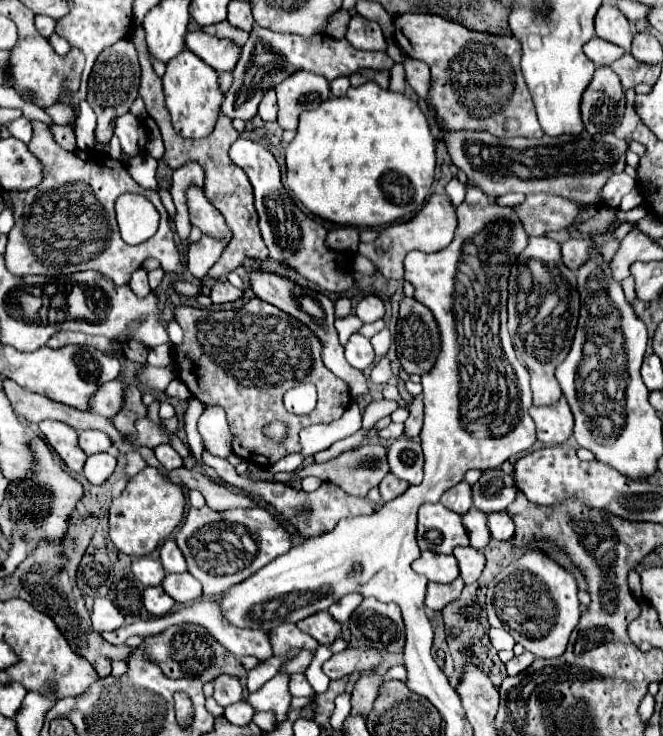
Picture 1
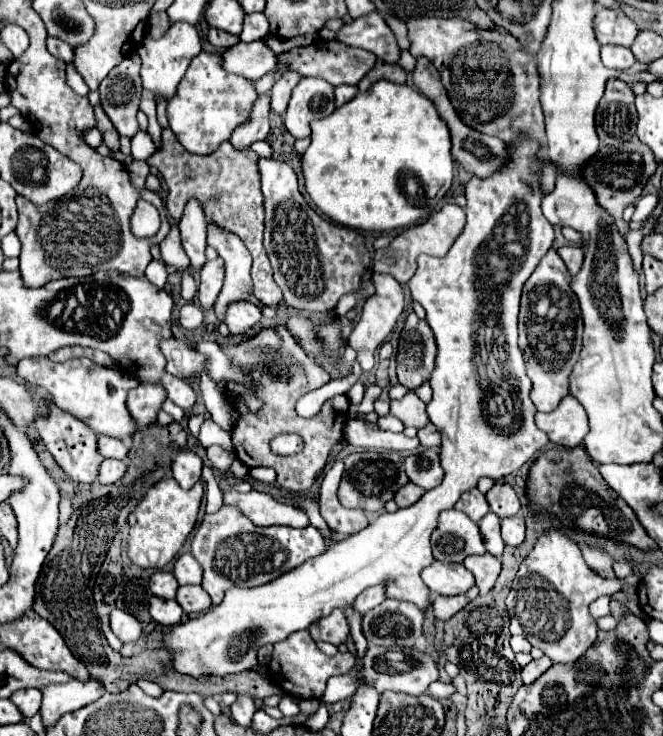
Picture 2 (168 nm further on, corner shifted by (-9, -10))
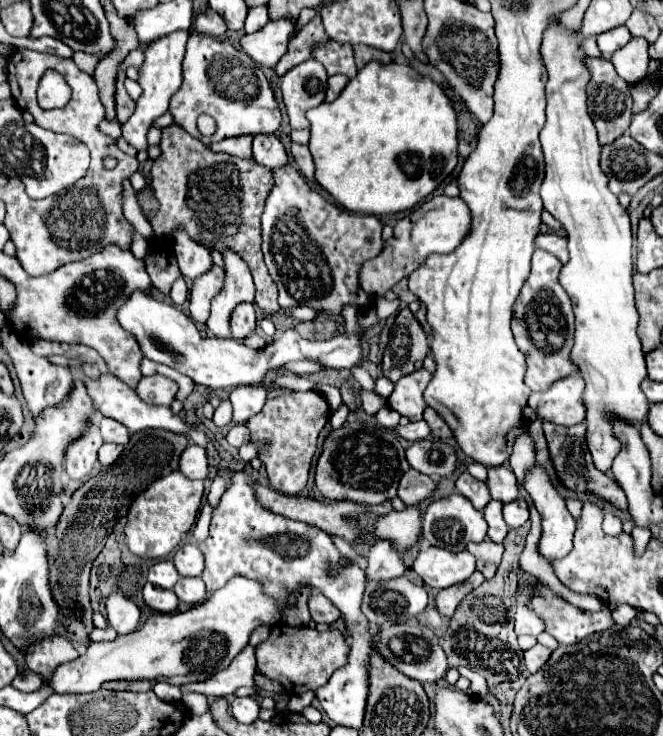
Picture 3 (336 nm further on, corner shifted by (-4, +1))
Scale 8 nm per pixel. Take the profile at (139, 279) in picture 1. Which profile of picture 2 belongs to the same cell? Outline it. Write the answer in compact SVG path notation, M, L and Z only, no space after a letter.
M151 261L149 267L145 269L145 277L147 277L149 283L153 283L157 289L163 289L165 283L167 283L167 273L165 273L163 261Z

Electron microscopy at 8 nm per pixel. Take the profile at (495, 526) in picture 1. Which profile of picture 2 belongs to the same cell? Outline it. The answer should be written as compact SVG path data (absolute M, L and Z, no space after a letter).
M515 515L509 519L501 521L501 537L505 541L505 545L509 547L517 547L523 543L525 539L525 521L523 515Z

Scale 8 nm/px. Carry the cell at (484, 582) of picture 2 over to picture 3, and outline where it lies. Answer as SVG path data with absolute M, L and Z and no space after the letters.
M486 538L480 544L468 544L468 552L472 552L476 556L478 570L490 580L496 574L496 568L498 568L498 564L502 560L504 546L492 542L490 538Z

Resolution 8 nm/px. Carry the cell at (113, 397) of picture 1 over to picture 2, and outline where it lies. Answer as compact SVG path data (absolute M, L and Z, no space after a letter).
M137 385L127 395L127 407L133 419L137 419L141 427L145 427L147 423L155 421L155 415L161 409L161 403L165 399L167 399L165 389L157 385Z

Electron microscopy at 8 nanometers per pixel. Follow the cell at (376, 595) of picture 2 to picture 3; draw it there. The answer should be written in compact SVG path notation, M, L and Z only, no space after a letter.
M380 540L372 546L370 554L368 554L368 570L366 570L366 578L368 580L392 580L404 574L404 562L402 562L402 554L396 552L396 548L392 546L390 540Z

